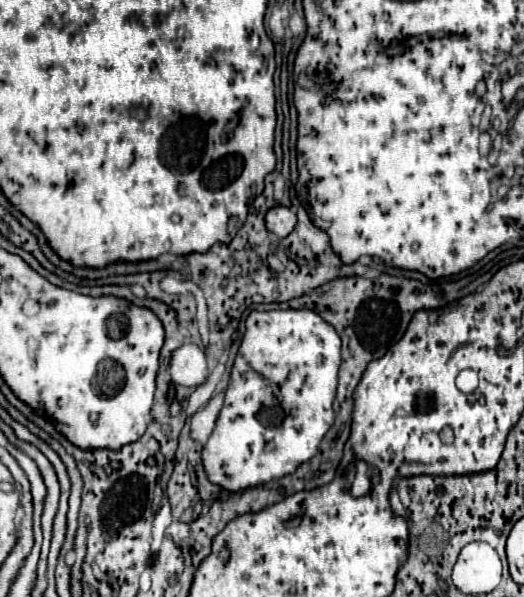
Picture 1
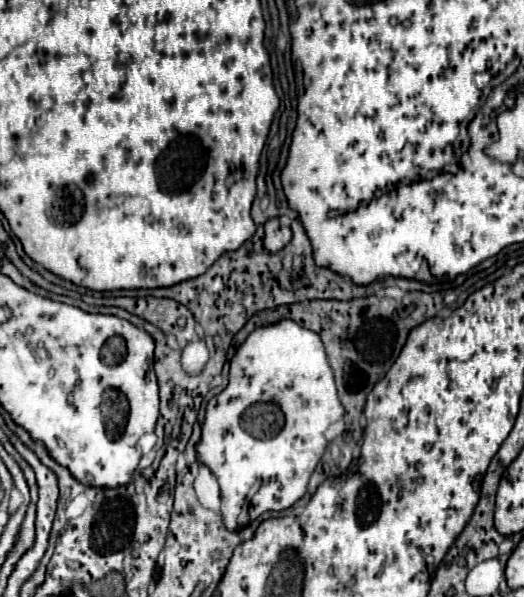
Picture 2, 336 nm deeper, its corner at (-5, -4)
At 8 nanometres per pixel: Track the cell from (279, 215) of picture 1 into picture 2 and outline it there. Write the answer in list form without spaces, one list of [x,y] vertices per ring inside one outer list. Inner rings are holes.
[[[270,218],[264,224],[264,230],[266,230],[266,234],[264,234],[264,248],[268,252],[282,250],[290,242],[290,238],[292,238],[290,228],[288,226],[282,226],[278,218]]]

